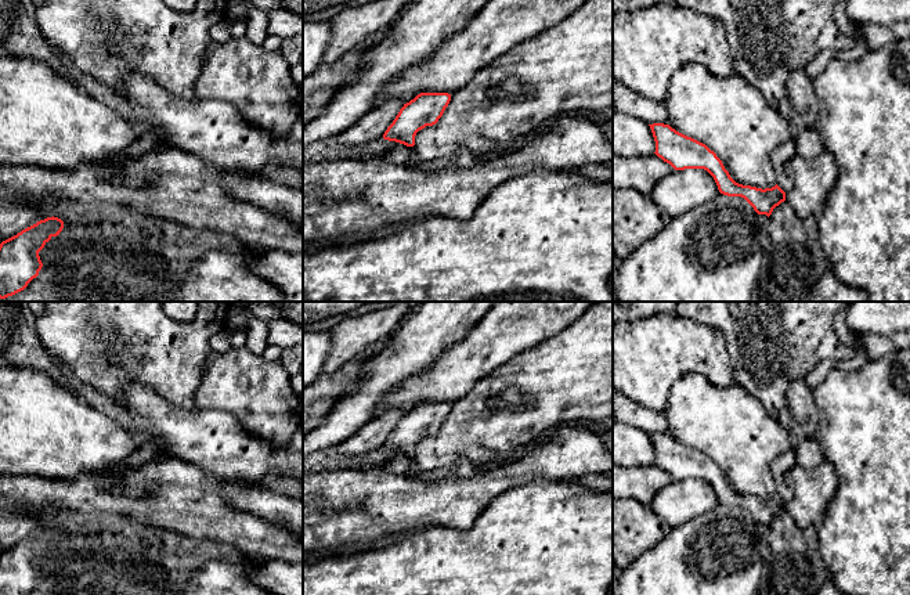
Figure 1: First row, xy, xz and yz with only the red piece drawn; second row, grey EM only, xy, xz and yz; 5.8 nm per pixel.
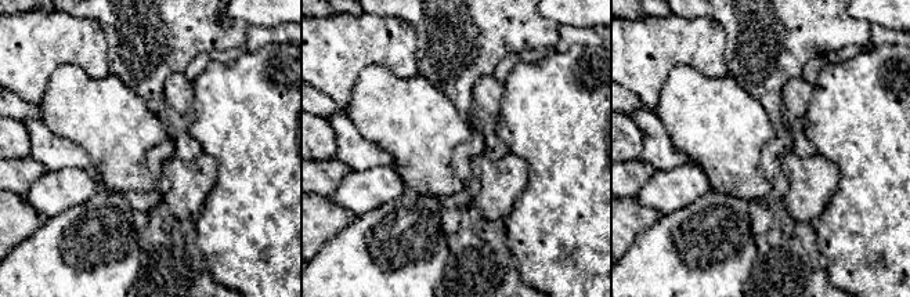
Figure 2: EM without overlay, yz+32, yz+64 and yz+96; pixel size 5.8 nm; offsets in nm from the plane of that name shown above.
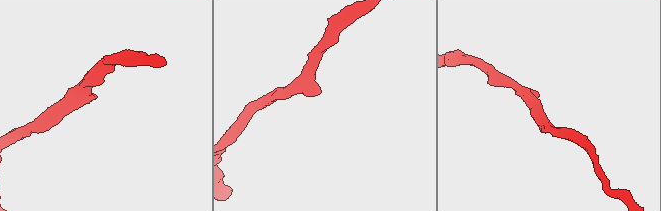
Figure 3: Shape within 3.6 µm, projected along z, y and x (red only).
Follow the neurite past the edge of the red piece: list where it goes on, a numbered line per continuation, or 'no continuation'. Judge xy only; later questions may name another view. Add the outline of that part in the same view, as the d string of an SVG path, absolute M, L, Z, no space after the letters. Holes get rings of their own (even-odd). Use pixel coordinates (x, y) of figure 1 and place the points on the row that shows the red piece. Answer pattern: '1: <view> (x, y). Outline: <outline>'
no continuation

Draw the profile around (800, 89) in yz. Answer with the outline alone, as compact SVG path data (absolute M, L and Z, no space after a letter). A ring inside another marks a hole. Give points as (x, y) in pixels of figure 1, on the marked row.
M798 69L790 75L786 97L792 107L790 123L795 136L795 152L805 159L813 159L826 148L816 127L820 107L815 93L815 80L806 69Z

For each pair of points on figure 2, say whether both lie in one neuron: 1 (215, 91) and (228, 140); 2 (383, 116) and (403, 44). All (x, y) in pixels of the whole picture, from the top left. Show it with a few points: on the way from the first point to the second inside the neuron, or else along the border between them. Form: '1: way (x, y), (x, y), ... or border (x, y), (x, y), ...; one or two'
1: way (227, 104), (228, 127); one
2: border (363, 69), (382, 64), (398, 76), (418, 75); two

